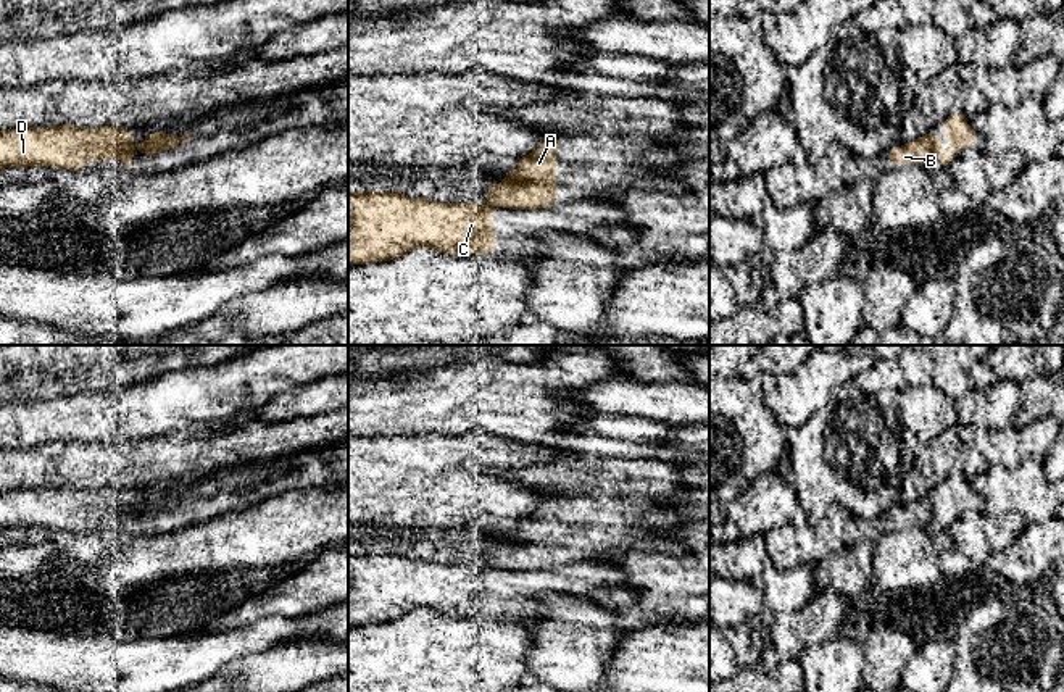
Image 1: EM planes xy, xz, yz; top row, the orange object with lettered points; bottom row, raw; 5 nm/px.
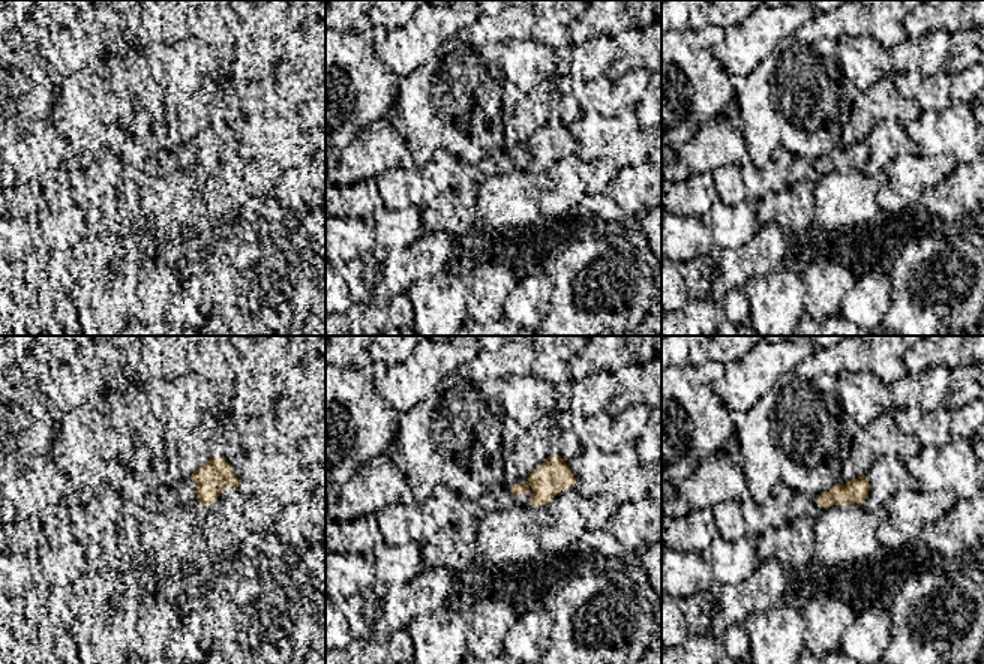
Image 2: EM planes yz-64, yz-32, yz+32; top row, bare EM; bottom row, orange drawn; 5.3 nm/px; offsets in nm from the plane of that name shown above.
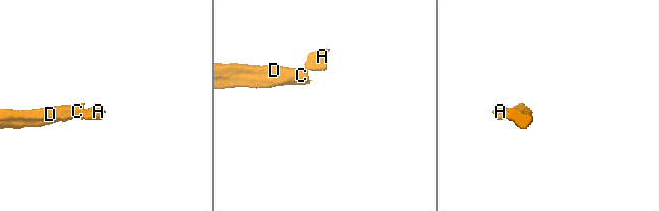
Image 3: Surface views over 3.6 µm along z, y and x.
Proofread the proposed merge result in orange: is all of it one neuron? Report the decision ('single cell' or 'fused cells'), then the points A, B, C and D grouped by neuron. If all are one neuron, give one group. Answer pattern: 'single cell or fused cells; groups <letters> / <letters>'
fused cells; groups A B / C D

